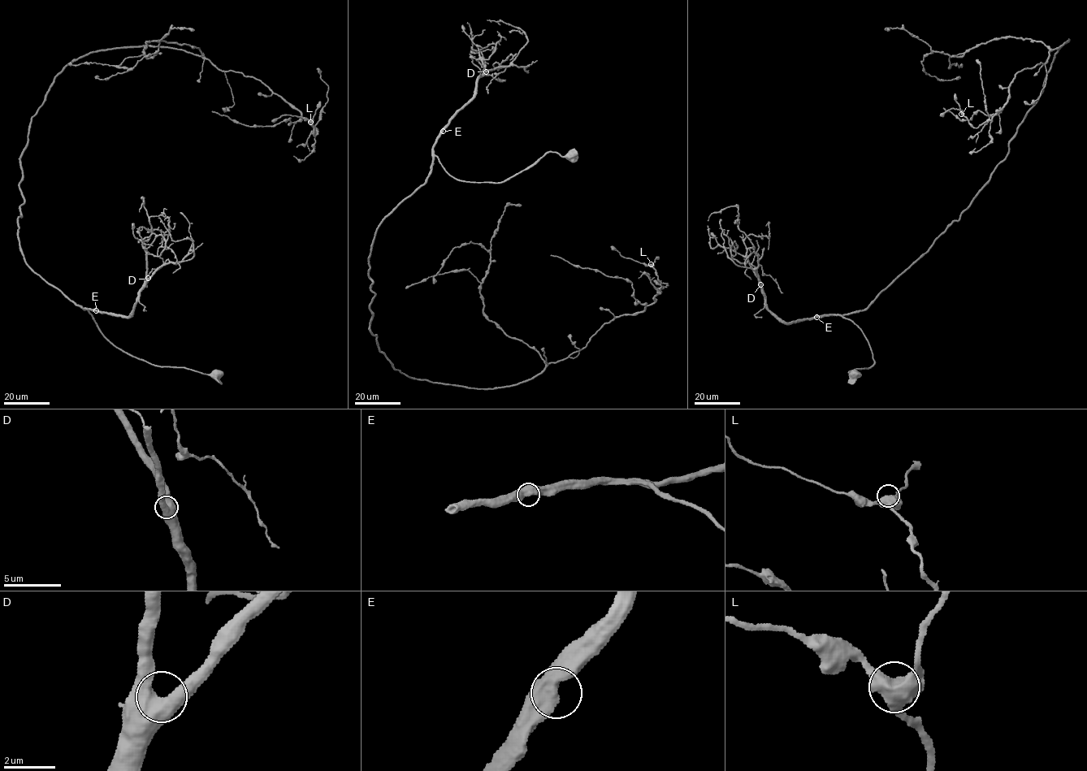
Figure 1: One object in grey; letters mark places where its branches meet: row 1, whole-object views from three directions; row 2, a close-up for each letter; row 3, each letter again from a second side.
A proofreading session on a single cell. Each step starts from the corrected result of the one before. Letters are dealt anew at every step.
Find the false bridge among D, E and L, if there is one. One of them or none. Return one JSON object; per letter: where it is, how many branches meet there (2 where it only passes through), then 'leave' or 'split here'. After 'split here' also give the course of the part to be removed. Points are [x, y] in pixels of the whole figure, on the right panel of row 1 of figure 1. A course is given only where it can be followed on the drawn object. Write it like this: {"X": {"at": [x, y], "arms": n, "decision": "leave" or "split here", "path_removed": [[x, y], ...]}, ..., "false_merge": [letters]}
{"D": {"at": [760, 284], "arms": 2, "decision": "leave"}, "E": {"at": [816, 317], "arms": 2, "decision": "leave"}, "L": {"at": [961, 114], "arms": 2, "decision": "leave"}, "false_merge": []}

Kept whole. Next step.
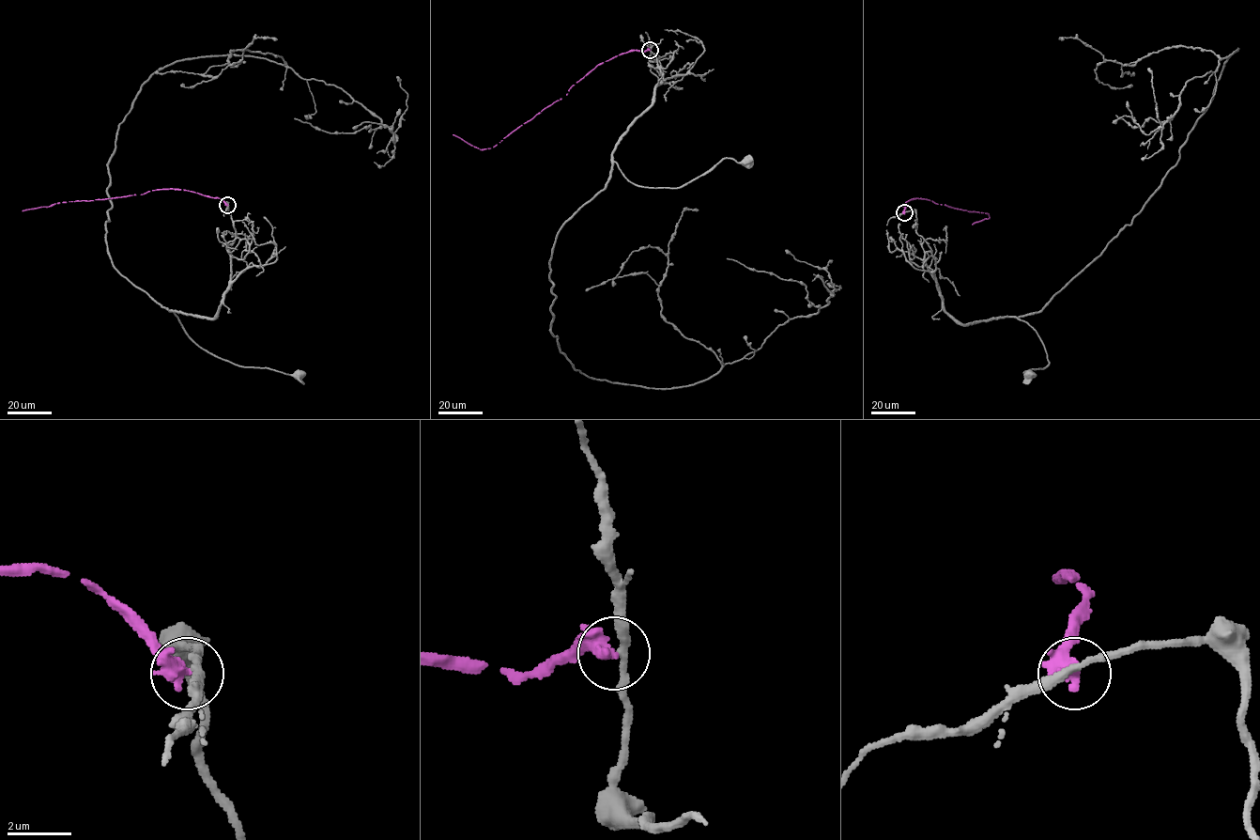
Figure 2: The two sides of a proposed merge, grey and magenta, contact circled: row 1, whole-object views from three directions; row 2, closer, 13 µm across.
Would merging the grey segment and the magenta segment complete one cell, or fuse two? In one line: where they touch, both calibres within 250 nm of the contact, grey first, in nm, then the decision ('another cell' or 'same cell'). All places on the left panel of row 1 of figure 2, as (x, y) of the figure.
place (227, 205); calibres 240 and 500 nm; another cell

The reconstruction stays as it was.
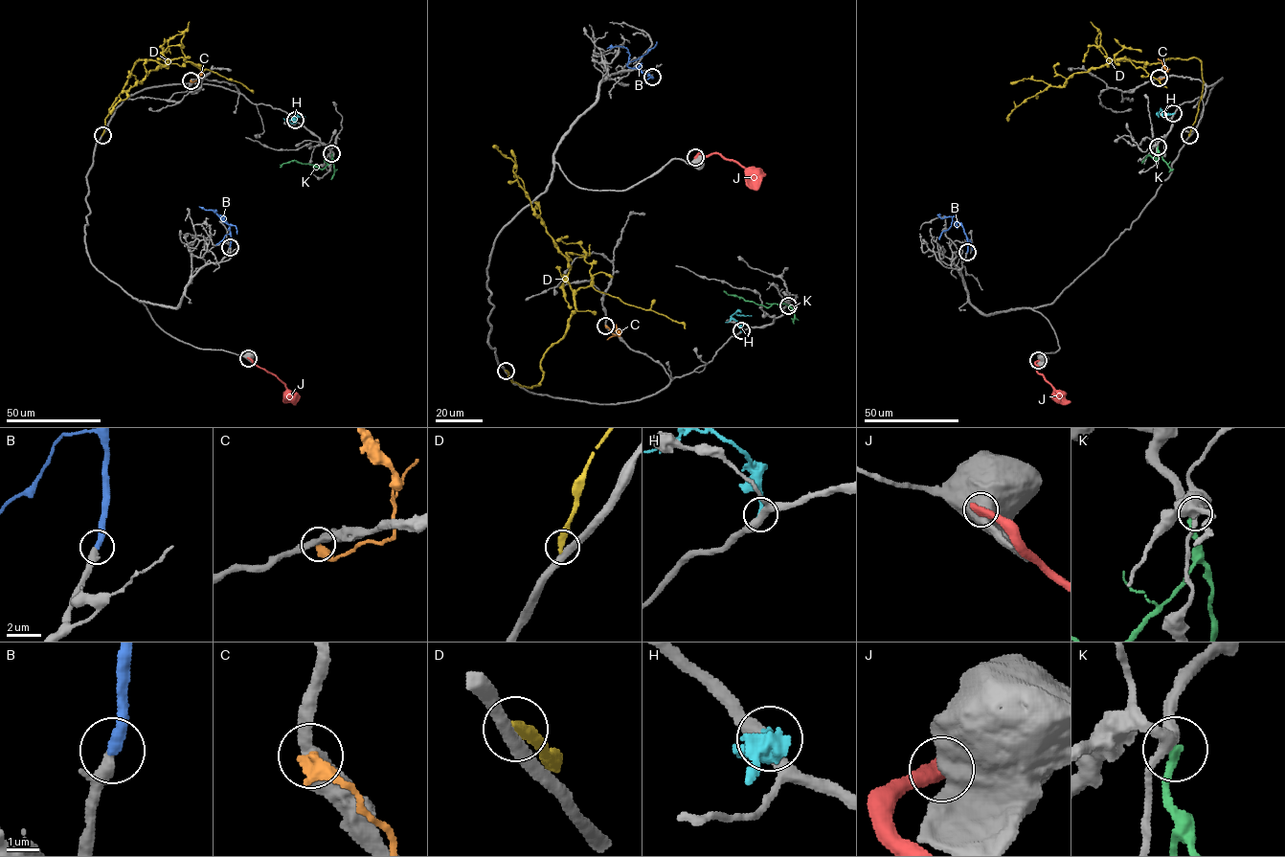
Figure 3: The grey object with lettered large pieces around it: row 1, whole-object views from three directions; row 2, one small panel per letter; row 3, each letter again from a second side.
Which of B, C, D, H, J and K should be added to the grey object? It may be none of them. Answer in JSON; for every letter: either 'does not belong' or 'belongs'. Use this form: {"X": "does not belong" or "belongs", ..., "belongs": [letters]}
{"B": "belongs", "C": "does not belong", "D": "does not belong", "H": "does not belong", "J": "does not belong", "K": "does not belong", "belongs": ["B"]}

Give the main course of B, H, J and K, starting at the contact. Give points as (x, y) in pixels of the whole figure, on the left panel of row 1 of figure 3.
B: (230, 246), (229, 225), (214, 211), (224, 222), (236, 227), (236, 234)
H: (295, 120), (293, 123), (288, 121), (304, 117)
J: (248, 358), (278, 377), (284, 384), (291, 402)
K: (332, 154), (332, 160), (323, 169), (295, 160), (280, 167)

